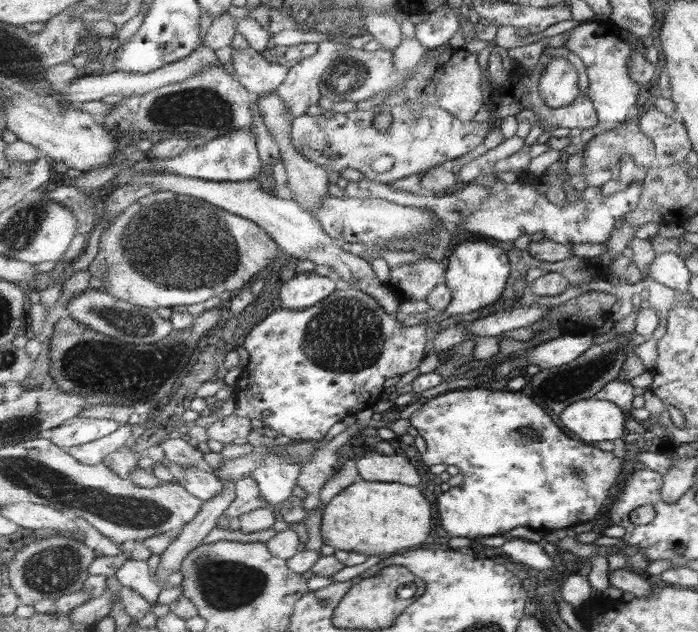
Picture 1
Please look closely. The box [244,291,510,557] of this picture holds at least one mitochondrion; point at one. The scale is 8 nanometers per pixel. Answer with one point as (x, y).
(345, 336)

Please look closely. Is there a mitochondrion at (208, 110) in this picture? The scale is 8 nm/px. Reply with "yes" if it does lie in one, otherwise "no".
yes

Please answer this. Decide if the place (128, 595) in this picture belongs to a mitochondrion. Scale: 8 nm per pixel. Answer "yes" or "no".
no

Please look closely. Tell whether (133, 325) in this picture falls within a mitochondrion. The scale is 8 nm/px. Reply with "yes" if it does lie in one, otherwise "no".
yes

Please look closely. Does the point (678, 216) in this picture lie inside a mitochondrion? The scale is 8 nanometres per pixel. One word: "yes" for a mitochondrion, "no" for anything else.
no

